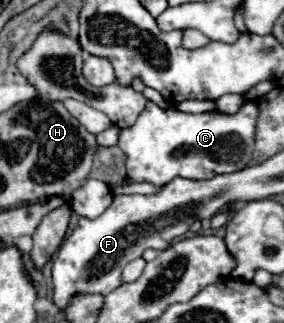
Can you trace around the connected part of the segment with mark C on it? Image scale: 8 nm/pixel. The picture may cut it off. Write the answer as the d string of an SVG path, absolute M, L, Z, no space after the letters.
M148 101L138 121L132 127L122 129L118 147L126 153L126 169L132 181L146 181L154 185L166 185L176 177L184 179L212 179L214 175L234 173L248 165L254 151L258 107L248 101L240 113L202 113L190 115L176 107L162 109Z

